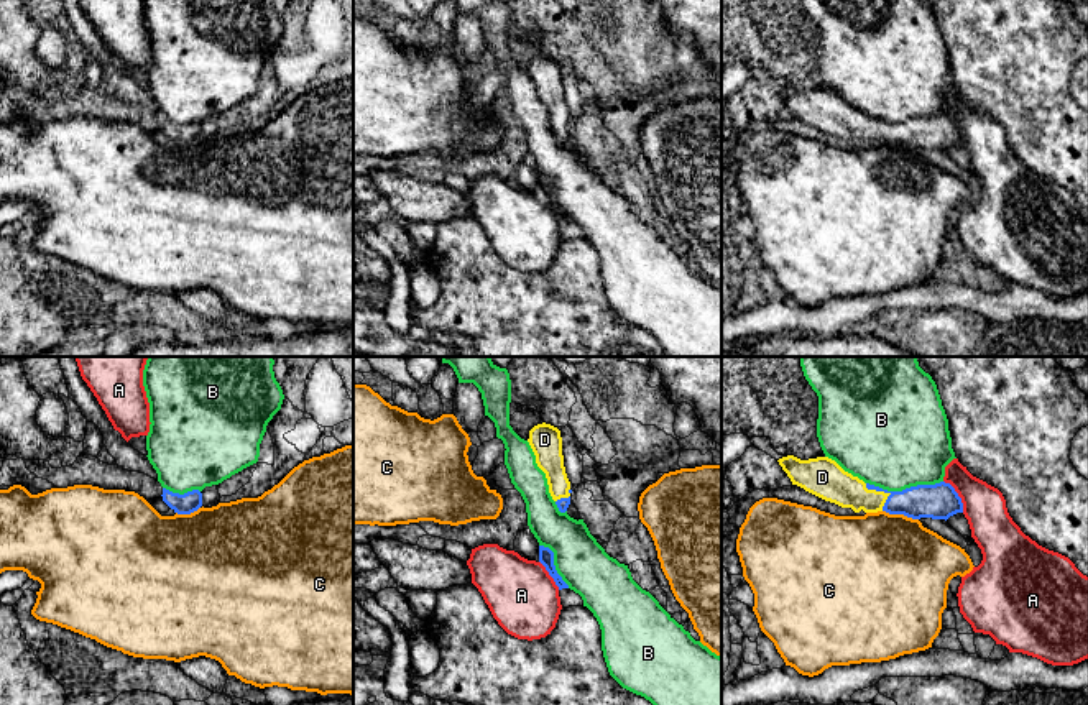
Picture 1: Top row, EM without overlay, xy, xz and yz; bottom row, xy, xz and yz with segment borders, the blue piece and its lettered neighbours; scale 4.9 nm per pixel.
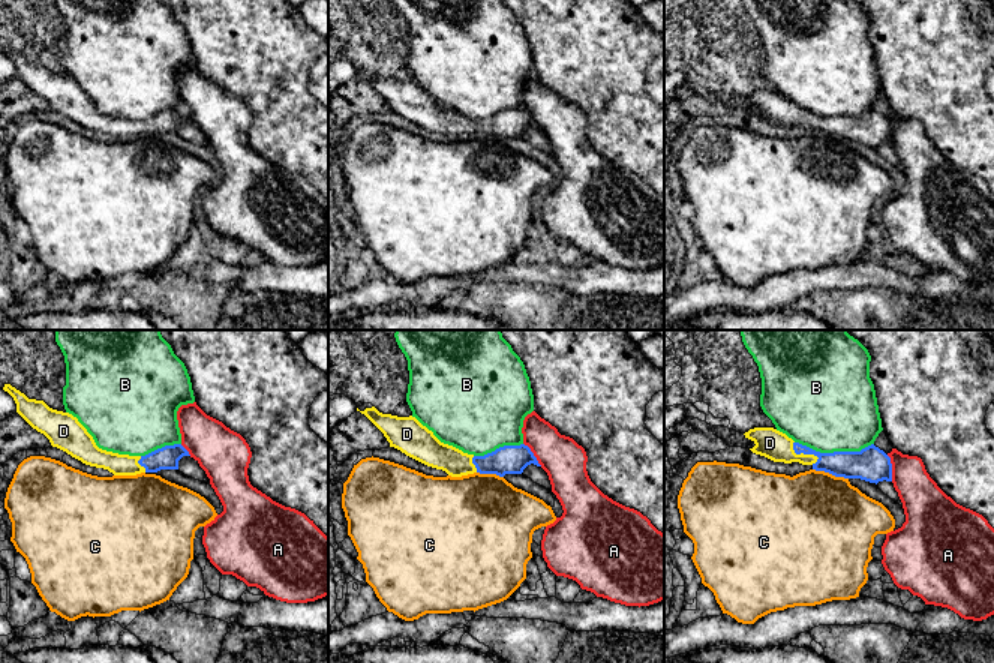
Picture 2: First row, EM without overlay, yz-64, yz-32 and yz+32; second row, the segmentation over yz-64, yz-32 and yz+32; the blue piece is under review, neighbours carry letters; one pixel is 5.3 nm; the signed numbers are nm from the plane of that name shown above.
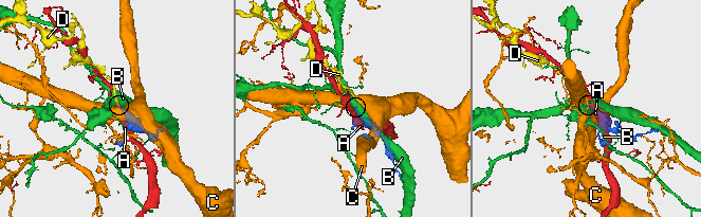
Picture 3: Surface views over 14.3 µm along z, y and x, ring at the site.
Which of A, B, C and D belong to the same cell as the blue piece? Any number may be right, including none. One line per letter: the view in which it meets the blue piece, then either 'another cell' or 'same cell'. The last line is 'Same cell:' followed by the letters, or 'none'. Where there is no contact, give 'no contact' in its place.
A: meets blue in yz; another cell
B: meets blue in yz; another cell
C: meets blue in yz; another cell
D: meets blue in yz; same cell
Same cell: D

